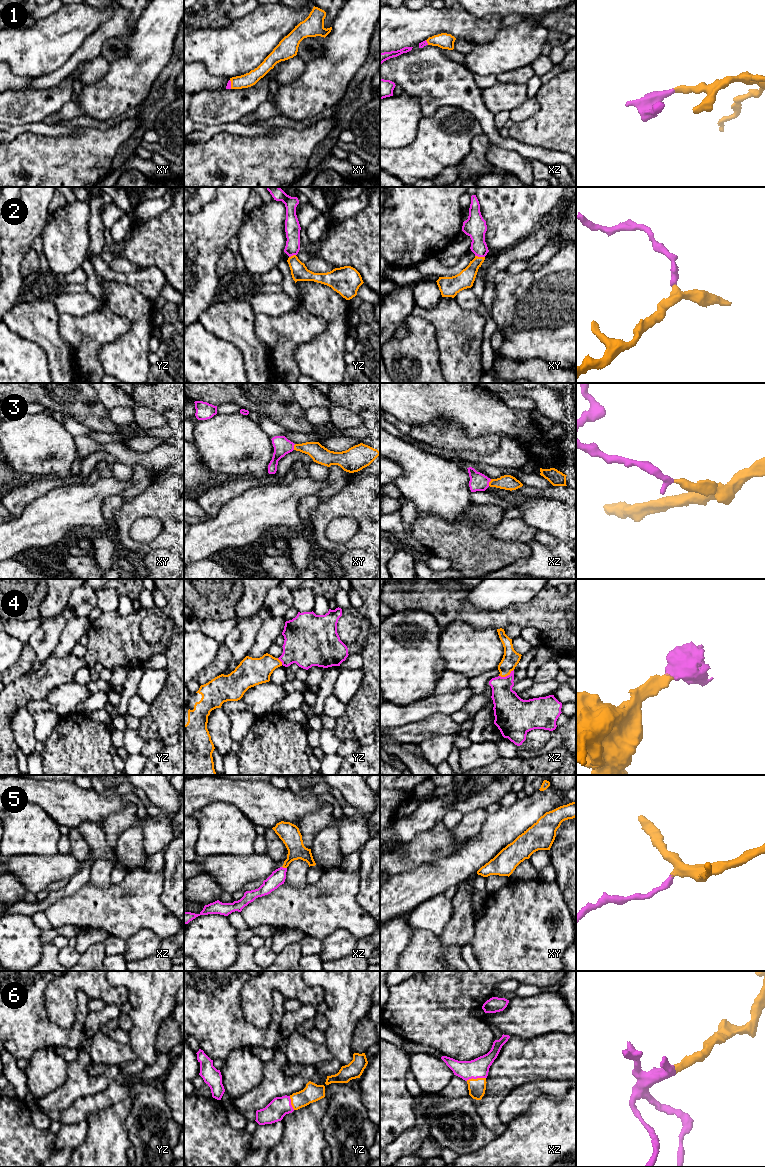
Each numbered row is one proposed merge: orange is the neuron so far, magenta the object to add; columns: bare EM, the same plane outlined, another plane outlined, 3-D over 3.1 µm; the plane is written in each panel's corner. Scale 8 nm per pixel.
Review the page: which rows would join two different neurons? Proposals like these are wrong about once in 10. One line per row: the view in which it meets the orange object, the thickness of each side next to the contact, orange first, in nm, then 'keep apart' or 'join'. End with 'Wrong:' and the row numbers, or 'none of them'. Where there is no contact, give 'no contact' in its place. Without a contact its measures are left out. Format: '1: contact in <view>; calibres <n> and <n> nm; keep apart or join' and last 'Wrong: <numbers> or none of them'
1: contact in xy; calibres 110 and 40 nm; join
2: contact in xy; calibres 140 and 170 nm; join
3: contact in xz; calibres 120 and 140 nm; join
4: contact in xz; calibres 140 and 240 nm; join
5: contact in xz; calibres 160 and 120 nm; join
6: contact in xz; calibres 140 and 160 nm; join
Wrong: none of them

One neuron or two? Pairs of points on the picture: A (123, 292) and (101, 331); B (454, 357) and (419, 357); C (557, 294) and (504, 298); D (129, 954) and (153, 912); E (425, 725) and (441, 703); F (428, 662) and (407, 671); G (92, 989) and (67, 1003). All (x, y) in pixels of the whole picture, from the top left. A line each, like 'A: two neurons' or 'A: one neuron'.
A: two neurons
B: two neurons
C: one neuron
D: two neurons
E: two neurons
F: one neuron
G: one neuron

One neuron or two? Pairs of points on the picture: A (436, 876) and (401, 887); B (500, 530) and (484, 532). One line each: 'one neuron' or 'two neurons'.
A: one neuron
B: two neurons

